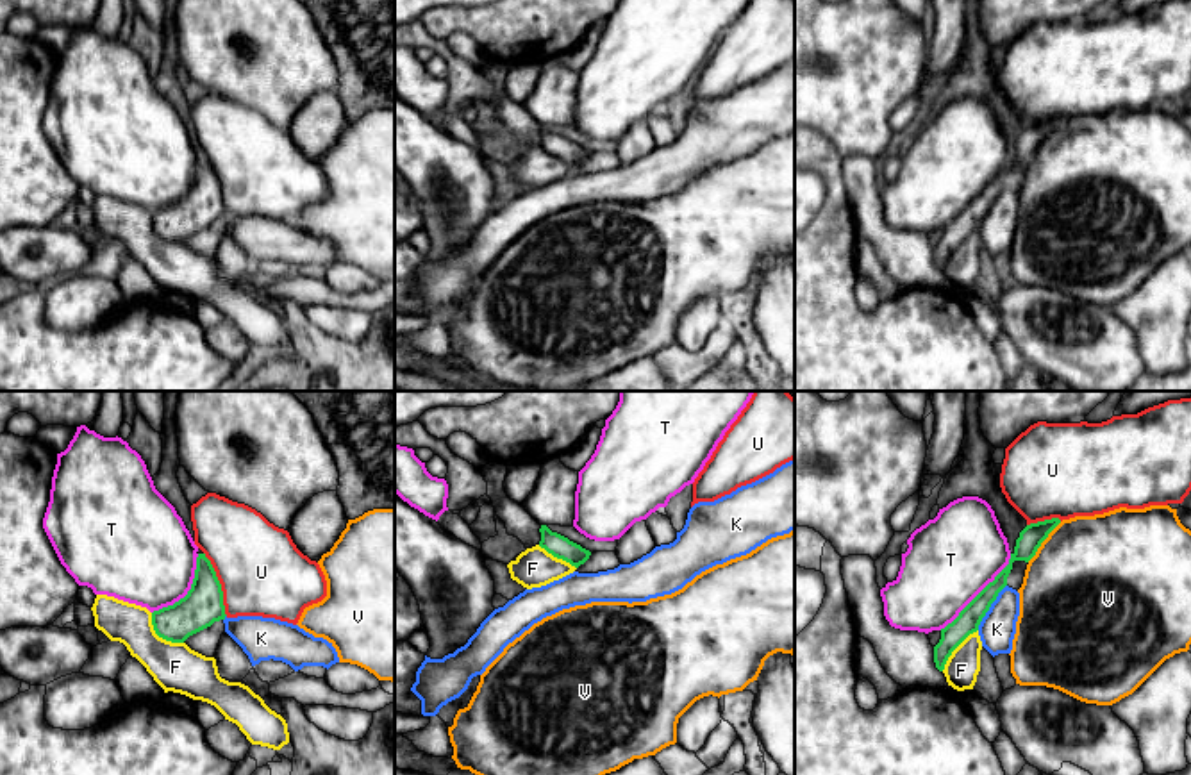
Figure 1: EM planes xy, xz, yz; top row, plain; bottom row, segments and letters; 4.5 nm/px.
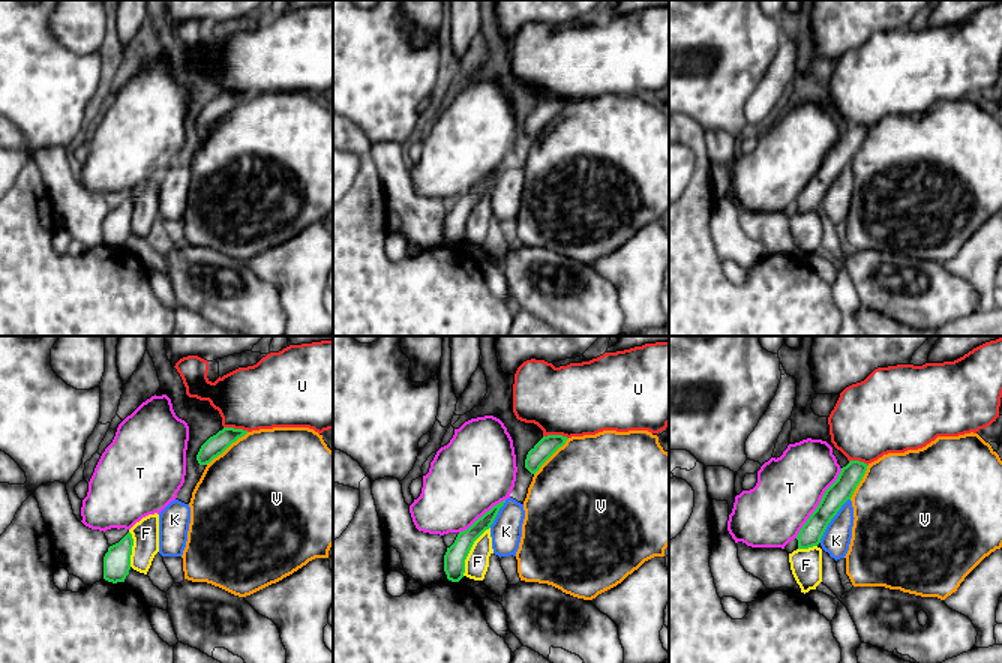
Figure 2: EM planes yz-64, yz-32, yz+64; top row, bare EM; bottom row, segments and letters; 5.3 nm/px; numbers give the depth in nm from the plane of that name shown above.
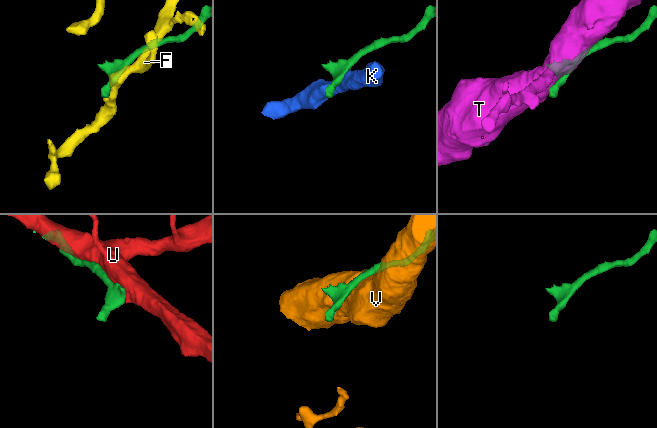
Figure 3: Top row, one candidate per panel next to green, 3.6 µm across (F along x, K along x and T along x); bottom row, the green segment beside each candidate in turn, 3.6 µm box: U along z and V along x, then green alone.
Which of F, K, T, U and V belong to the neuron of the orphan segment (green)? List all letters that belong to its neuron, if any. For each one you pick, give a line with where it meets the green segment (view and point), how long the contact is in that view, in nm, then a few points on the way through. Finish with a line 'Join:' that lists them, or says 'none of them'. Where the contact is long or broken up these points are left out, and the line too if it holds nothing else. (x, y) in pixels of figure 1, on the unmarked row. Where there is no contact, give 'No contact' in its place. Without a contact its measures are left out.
Join: none of them

